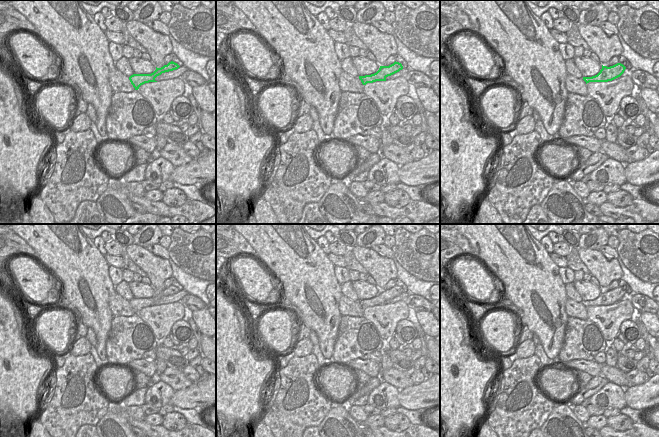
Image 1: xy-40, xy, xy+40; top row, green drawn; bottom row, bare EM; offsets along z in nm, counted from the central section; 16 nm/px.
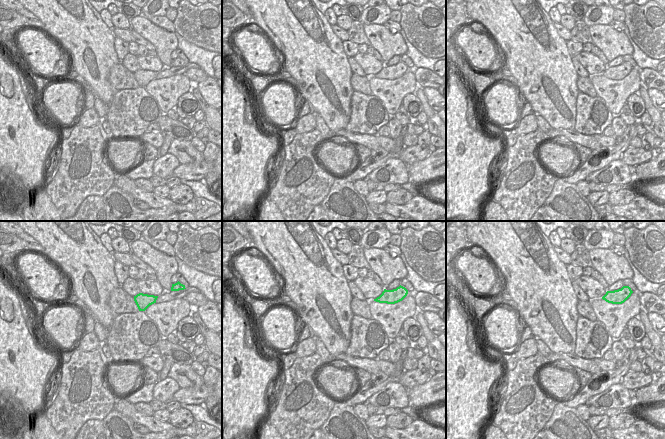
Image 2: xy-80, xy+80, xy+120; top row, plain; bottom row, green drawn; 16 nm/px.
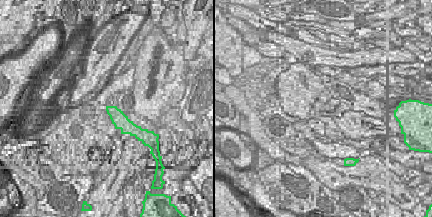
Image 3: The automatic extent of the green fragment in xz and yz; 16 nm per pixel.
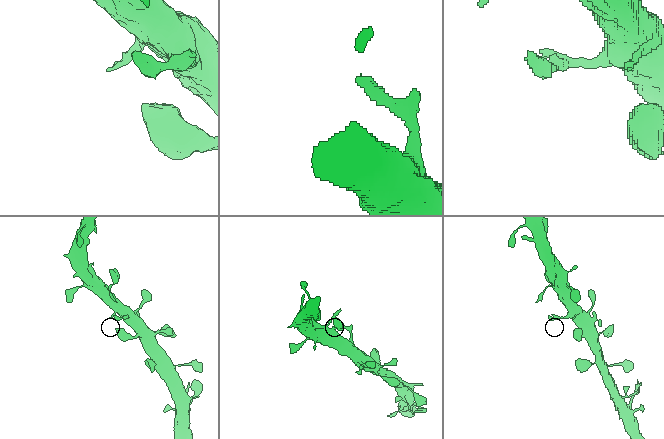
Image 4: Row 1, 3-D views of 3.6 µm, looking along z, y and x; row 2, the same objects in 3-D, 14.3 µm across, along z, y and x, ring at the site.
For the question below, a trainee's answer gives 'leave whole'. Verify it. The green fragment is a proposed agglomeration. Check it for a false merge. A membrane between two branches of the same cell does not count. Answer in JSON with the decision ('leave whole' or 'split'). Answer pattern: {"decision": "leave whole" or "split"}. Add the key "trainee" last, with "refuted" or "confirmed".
{"decision": "leave whole", "trainee": "confirmed"}

